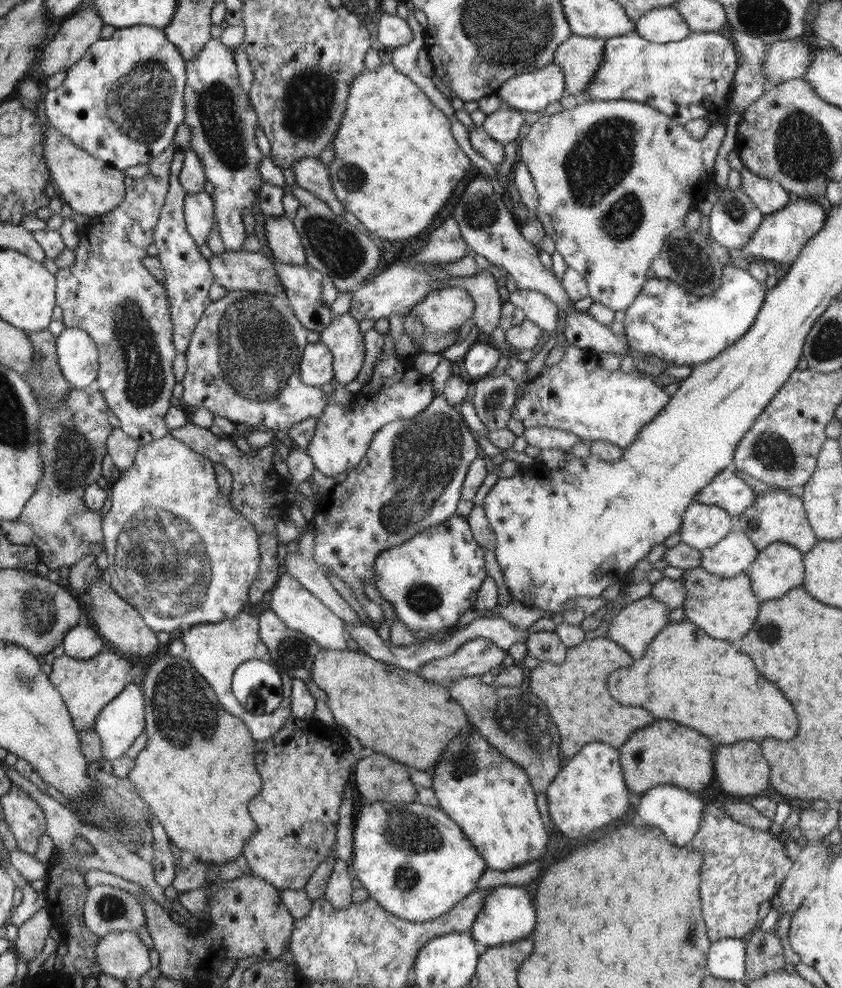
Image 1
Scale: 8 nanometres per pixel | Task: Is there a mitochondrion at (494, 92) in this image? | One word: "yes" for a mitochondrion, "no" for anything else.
no

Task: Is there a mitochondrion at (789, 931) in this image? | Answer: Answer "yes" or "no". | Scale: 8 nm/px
no

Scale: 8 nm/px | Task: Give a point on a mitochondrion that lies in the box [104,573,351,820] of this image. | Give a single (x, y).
(177, 695)

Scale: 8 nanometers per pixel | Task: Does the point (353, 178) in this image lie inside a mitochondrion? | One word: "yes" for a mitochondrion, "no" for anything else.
yes

